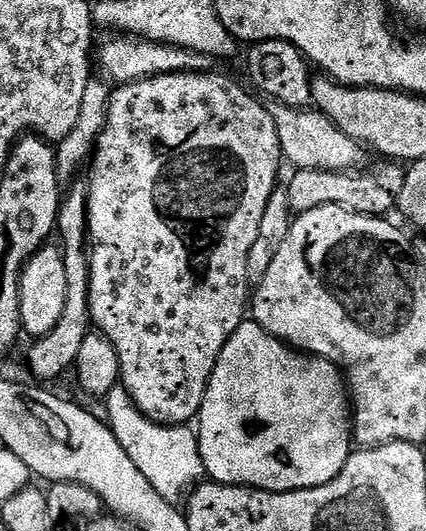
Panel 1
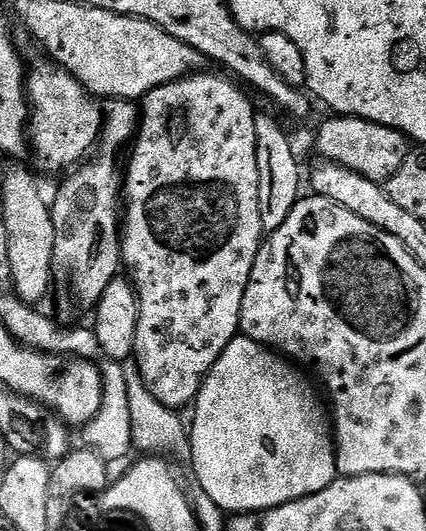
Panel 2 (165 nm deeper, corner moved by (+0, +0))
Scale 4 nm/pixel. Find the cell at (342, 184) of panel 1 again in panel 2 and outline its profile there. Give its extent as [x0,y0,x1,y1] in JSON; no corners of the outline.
[316,114,410,186]

